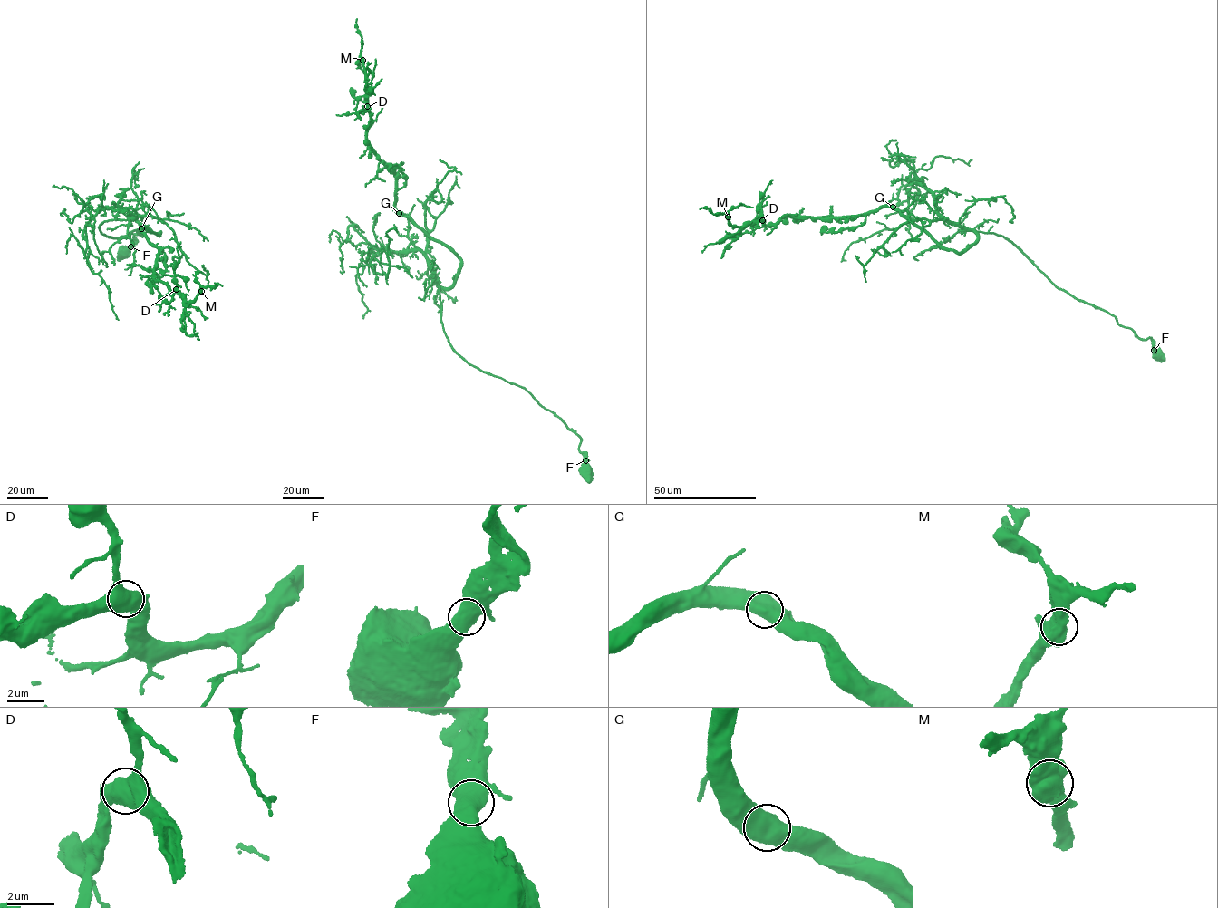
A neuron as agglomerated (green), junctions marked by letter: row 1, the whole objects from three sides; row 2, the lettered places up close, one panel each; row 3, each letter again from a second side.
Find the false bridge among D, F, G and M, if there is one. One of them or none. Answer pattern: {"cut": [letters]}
{"cut": []}

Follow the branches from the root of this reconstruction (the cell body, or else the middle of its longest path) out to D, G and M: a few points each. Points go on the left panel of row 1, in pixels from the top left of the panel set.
D: (124, 252), (143, 236), (110, 237), (104, 221), (160, 233), (141, 230), (160, 251), (154, 279), (176, 289)
G: (124, 252), (134, 235), (143, 236), (138, 230), (112, 238), (99, 226), (131, 217), (160, 233), (141, 228)
M: (124, 252), (143, 236), (104, 221), (160, 233), (141, 230), (154, 279), (189, 304), (201, 291)

